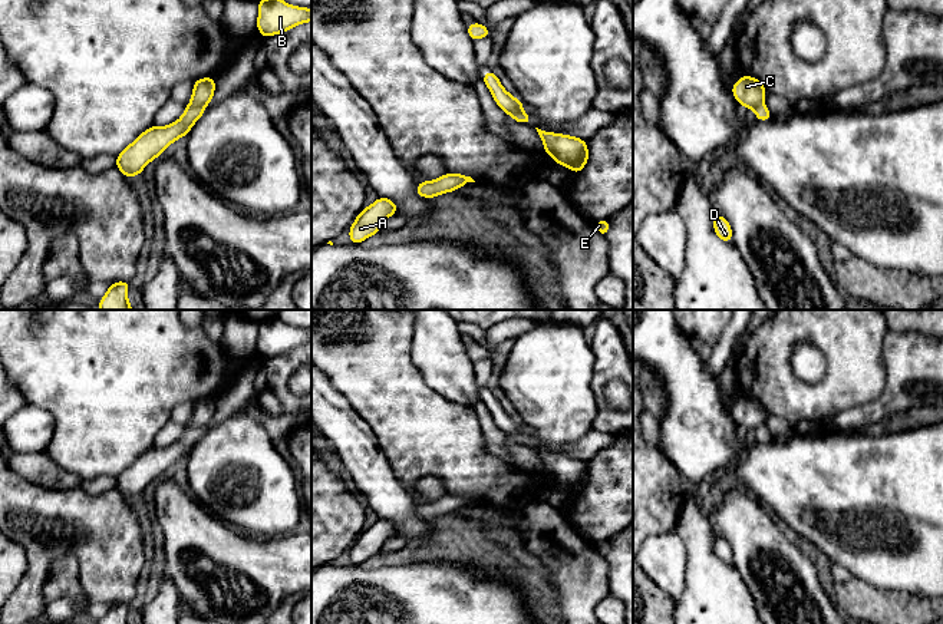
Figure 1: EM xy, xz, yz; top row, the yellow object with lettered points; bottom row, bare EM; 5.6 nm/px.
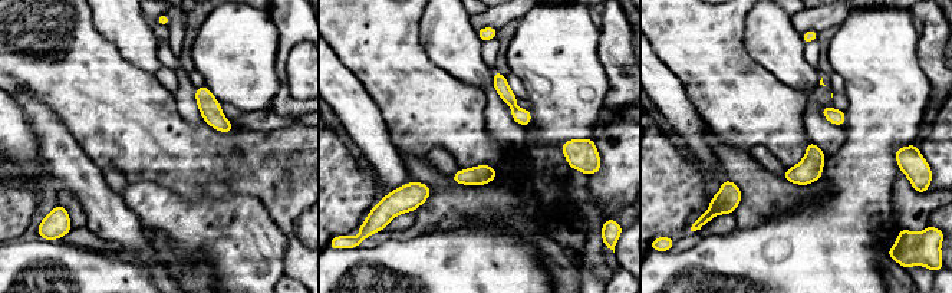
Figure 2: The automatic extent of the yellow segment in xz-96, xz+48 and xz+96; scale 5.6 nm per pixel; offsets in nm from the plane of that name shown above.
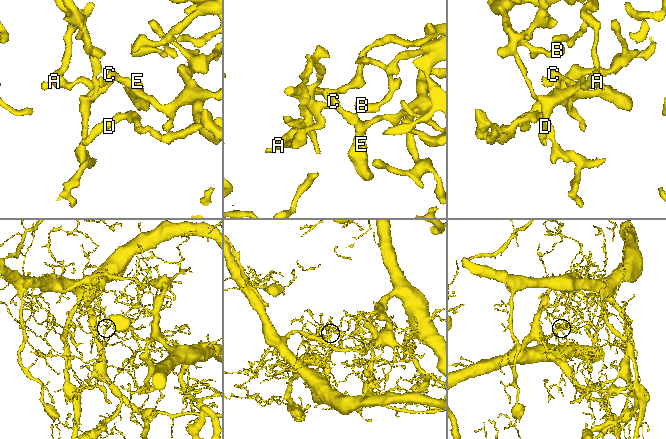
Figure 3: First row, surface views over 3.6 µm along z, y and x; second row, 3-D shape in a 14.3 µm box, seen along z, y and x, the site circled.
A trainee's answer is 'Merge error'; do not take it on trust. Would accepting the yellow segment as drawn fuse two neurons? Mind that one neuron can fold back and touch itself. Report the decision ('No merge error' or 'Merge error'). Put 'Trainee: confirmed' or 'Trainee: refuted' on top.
Trainee: confirmed
Merge error

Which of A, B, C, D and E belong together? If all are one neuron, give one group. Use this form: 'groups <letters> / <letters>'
groups A / B C D E

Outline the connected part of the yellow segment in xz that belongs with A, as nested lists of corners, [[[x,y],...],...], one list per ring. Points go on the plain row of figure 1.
[[[379,518],[372,526],[363,529],[349,549],[350,565],[360,565],[382,552],[383,544],[393,535],[398,535],[396,525],[389,519]]]

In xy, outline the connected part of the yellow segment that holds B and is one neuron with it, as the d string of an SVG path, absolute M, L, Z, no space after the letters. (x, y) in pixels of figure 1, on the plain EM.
M278 317L258 321L257 350L263 359L284 354L307 343L311 343L311 330L291 327Z

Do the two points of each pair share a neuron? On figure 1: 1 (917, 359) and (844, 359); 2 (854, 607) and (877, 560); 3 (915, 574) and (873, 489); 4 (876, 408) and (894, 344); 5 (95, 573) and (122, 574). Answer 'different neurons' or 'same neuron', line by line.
1: different neurons
2: different neurons
3: same neuron
4: same neuron
5: same neuron

